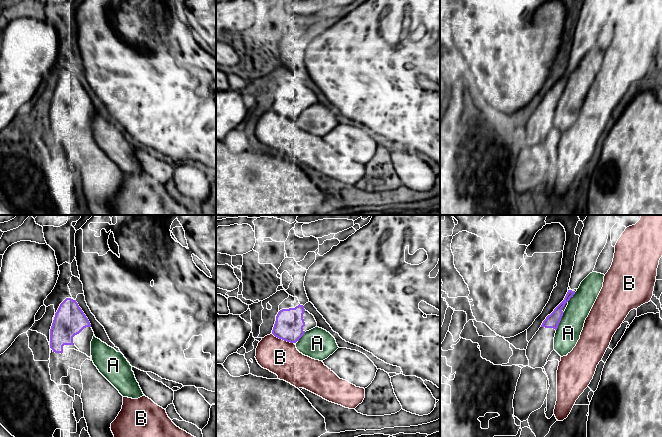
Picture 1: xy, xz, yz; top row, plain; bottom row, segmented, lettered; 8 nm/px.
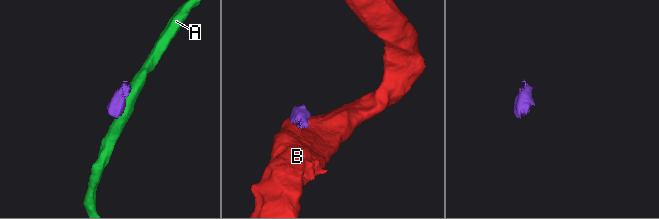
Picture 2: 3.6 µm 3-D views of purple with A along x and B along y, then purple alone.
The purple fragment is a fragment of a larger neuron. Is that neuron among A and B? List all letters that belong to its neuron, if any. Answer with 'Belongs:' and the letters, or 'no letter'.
Belongs: no letter

